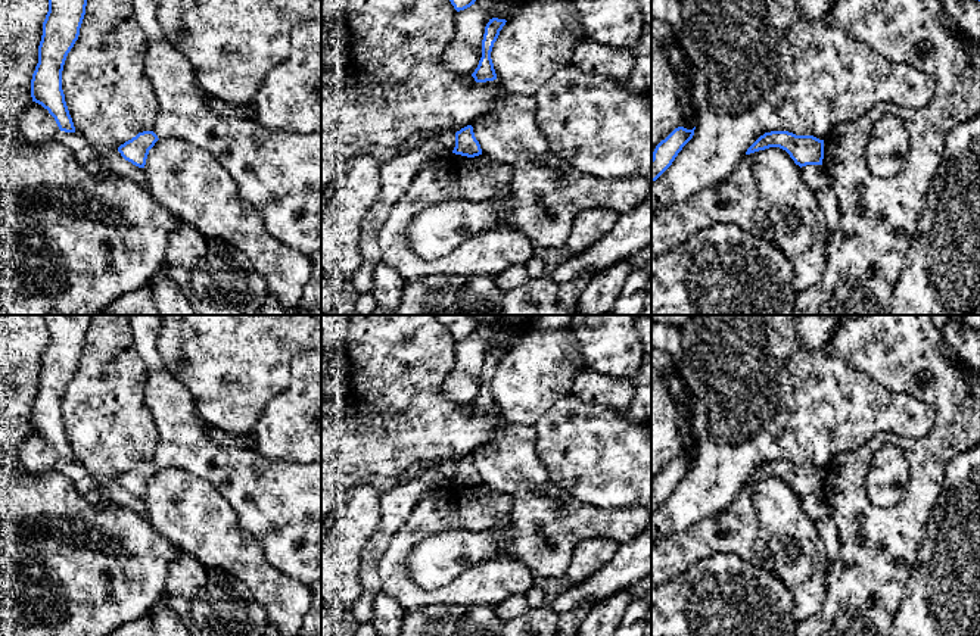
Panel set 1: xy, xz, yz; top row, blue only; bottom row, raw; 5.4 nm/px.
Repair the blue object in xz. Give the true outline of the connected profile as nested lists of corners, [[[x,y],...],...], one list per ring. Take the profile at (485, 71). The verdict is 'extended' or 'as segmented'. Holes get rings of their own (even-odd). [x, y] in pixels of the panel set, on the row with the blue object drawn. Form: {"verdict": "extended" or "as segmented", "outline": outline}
{"verdict": "as segmented", "outline": [[[492,18],[485,26],[485,34],[482,40],[482,57],[479,60],[477,68],[472,74],[476,82],[497,80],[497,74],[491,59],[491,52],[505,22],[507,22],[505,19]]]}

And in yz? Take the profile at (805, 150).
{"verdict": "as segmented", "outline": [[[771,131],[760,135],[746,152],[746,155],[780,147],[785,150],[796,165],[822,165],[824,140],[813,135],[796,135],[788,131]]]}

